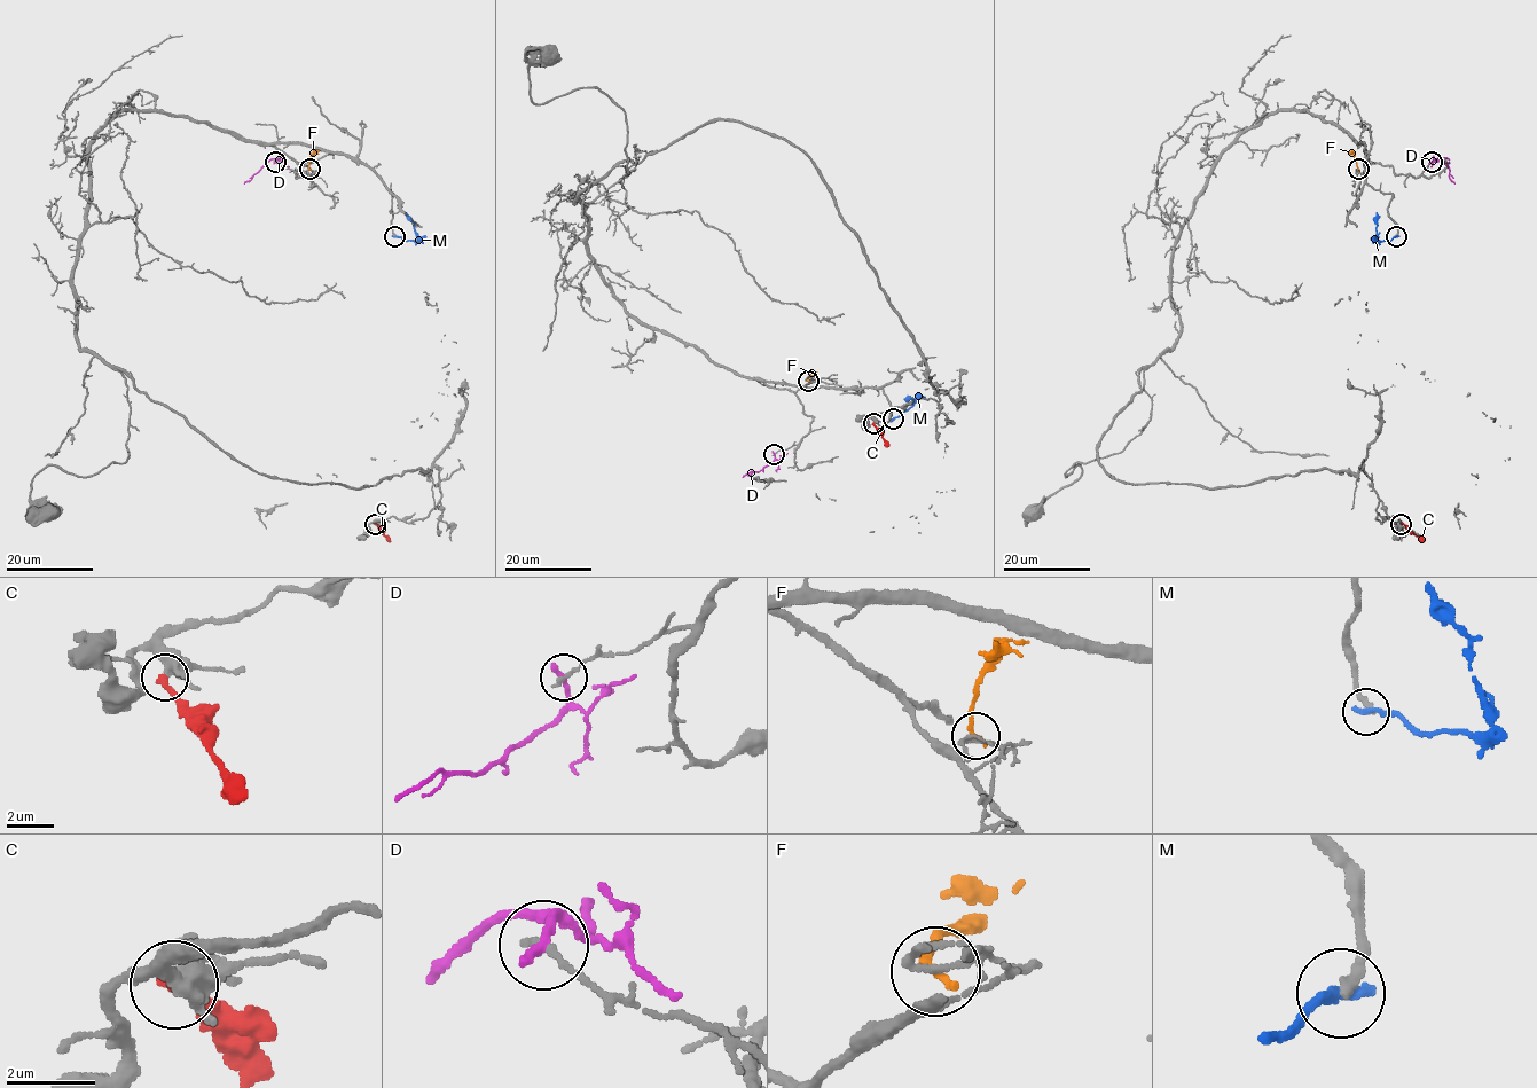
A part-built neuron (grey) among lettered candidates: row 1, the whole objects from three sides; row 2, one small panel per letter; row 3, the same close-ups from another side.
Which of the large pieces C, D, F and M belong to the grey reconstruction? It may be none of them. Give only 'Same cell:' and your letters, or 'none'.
Same cell: none

